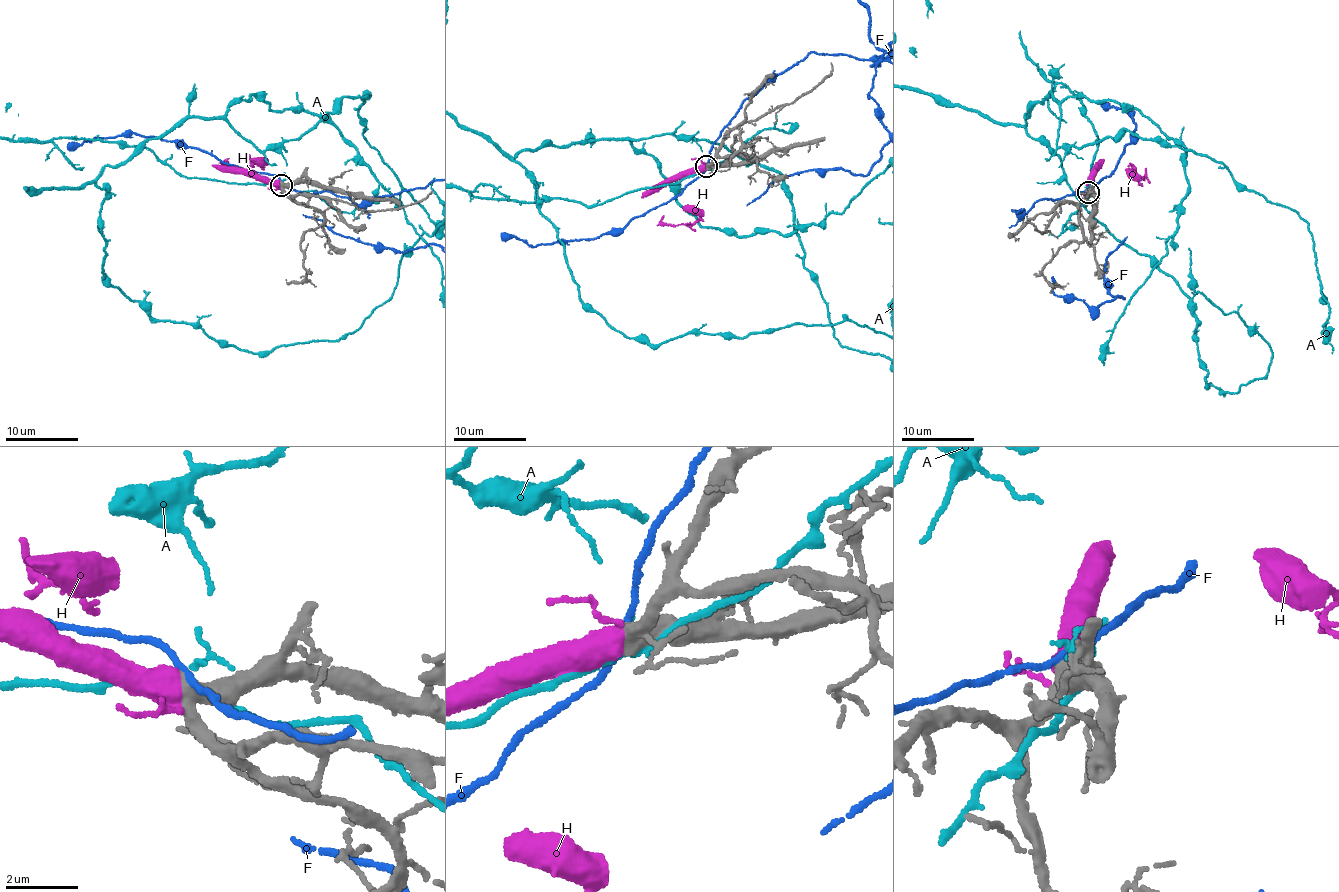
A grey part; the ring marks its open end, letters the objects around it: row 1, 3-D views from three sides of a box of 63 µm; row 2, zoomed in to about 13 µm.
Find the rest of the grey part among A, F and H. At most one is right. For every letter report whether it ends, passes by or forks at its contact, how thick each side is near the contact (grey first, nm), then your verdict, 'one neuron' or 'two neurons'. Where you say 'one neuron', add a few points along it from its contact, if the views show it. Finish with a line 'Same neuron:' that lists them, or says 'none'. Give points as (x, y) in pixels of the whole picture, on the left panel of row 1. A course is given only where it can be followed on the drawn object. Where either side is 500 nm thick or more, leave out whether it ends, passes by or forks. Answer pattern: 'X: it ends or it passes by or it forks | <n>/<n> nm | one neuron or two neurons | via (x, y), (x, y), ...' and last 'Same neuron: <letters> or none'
A: 600/150 nm | two neurons
F: it passes by | 480/160 nm | two neurons
H: 460/500 nm | one neuron | via (279, 185), (221, 167), (228, 161), (236, 171), (249, 172), (254, 164), (260, 165), (251, 160)
Same neuron: H

